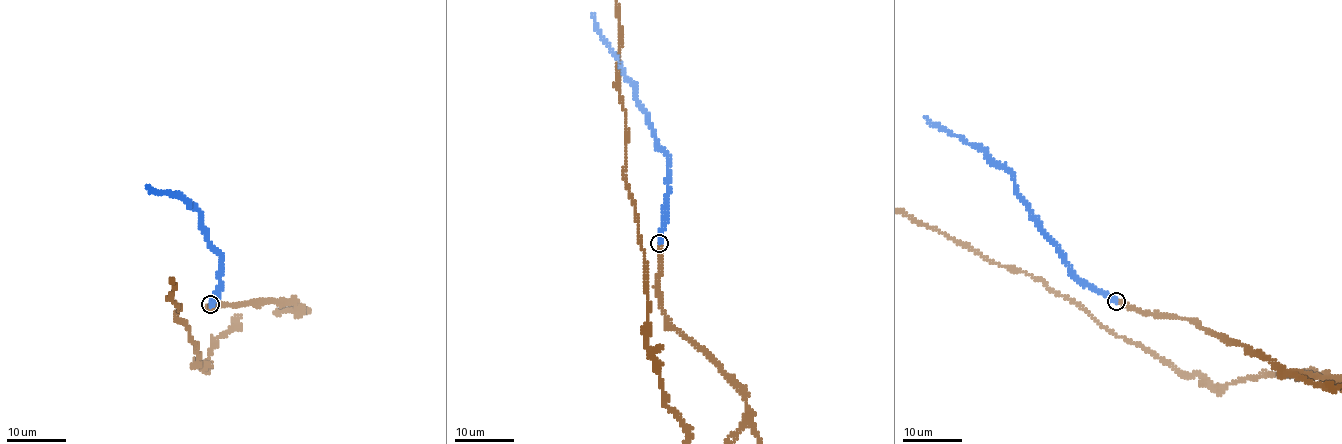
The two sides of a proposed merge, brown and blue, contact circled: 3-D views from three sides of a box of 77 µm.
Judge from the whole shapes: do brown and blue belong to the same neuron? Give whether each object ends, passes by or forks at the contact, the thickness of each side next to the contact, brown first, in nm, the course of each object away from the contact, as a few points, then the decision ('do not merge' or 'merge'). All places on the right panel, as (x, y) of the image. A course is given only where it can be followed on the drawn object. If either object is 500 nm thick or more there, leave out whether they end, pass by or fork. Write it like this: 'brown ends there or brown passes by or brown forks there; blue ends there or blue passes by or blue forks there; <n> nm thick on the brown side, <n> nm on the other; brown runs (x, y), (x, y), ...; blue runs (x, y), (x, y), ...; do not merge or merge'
brown ends there; blue ends there; 360 nm thick on the brown side, 420 nm on the other; brown runs (1117, 301), (1327, 378), (1314, 369), (1212, 386), (1181, 374), (1042, 281); blue runs (1117, 301), (1082, 281), (1067, 264), (1006, 169), (992, 163), (980, 148), (947, 133), (925, 116); merge

